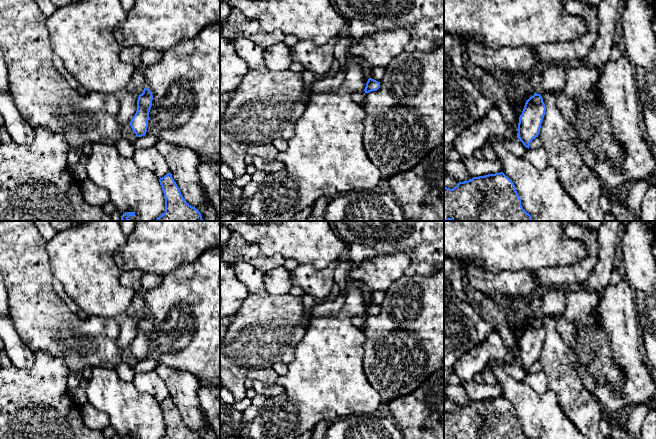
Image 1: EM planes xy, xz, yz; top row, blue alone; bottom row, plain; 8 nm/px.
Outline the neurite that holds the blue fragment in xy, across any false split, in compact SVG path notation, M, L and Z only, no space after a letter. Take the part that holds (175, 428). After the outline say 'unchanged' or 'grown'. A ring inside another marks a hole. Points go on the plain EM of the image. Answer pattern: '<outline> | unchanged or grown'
M170 396L160 402L159 406L165 422L165 436L162 439L201 439L185 425Z | unchanged

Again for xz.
M369 301L369 303L366 307L365 313L362 314L362 315L353 317L351 322L356 327L362 328L367 317L369 317L371 315L376 315L379 312L380 312L380 306L378 306L378 305L376 305L376 304Z | grown

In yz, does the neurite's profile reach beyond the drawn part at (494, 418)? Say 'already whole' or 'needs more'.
already whole

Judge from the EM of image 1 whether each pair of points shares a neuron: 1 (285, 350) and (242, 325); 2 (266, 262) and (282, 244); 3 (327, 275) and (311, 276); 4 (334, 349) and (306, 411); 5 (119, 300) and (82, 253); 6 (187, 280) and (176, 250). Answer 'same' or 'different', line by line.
1: same
2: different
3: same
4: same
5: same
6: different

